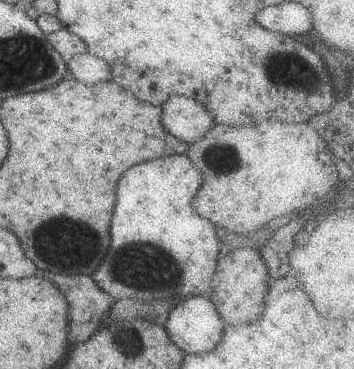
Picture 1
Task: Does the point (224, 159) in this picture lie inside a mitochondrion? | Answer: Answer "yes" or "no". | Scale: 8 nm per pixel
yes

